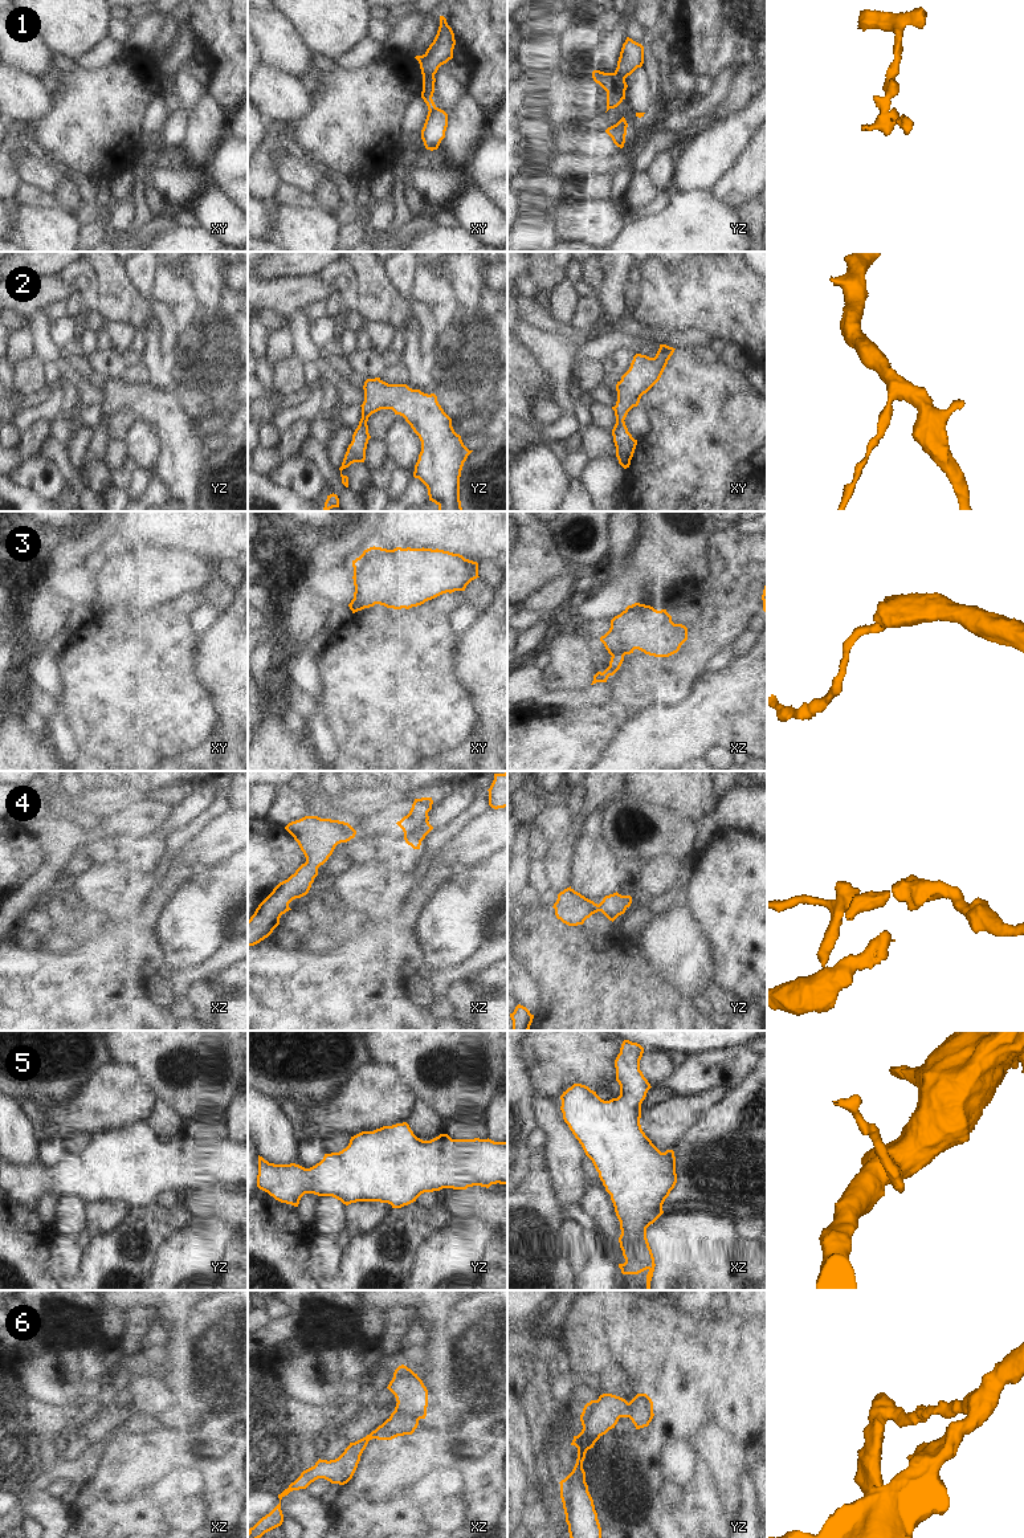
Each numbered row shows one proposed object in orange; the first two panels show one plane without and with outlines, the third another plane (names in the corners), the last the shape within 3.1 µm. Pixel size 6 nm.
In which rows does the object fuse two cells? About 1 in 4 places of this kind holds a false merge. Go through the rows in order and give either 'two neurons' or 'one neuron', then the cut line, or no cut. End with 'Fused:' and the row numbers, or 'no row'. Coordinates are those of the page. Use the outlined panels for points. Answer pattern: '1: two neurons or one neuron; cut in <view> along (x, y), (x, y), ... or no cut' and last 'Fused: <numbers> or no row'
1: two neurons; cut in xy along (423, 74), (433, 76)
2: one neuron; no cut
3: two neurons; cut in xz along (611, 655), (617, 652), (624, 655)
4: one neuron; no cut
5: one neuron; no cut
6: two neurons; cut in xz along (395, 1408), (402, 1414), (411, 1414), (419, 1419)
Fused: 1, 3, 6

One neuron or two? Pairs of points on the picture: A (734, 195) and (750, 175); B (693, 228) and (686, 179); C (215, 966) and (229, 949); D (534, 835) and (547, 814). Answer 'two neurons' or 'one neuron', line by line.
A: one neuron
B: two neurons
C: one neuron
D: two neurons

